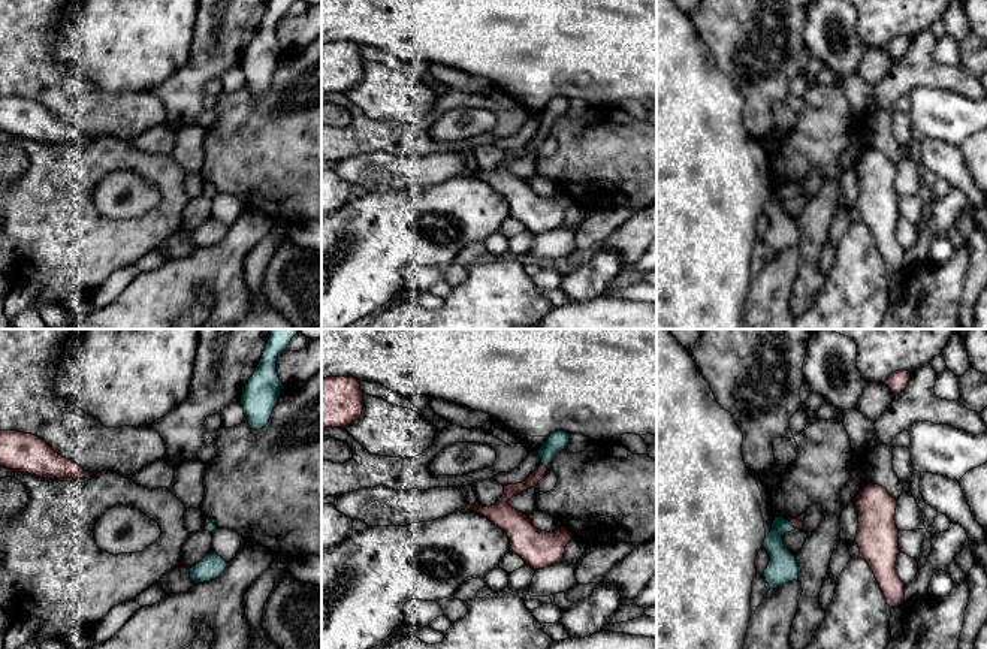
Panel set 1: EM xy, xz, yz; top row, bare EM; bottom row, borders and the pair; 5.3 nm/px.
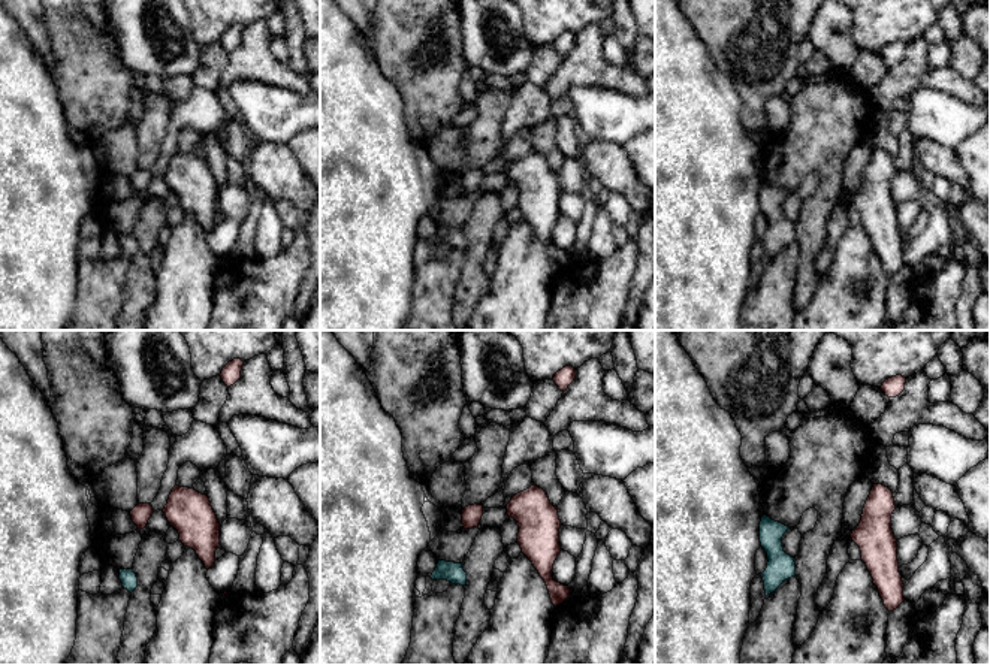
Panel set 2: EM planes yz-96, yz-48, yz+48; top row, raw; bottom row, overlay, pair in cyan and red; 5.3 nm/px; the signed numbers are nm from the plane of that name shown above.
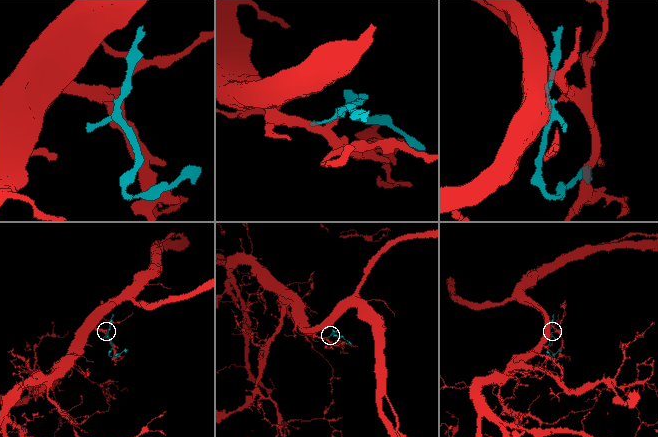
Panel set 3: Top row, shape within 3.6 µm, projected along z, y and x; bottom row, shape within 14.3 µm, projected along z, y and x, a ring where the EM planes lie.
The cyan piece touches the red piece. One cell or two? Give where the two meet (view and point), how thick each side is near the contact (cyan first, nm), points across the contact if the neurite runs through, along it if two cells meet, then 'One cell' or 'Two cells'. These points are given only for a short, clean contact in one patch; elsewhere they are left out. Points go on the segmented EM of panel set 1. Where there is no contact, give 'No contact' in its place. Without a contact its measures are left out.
Touches cyan at yz (791, 525). Thickness 160 nm (cyan) against 70 nm. Path across: yz (782, 567), (778, 534), (791, 525), (797, 522). One cell

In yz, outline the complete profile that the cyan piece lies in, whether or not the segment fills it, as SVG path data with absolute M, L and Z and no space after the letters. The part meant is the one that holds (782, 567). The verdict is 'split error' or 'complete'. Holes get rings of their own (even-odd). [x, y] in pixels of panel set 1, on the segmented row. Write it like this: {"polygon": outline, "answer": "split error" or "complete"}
{"polygon": "M806 513L787 520L784 517L775 517L772 531L766 535L763 547L770 556L770 562L763 576L770 589L776 589L788 582L799 580L799 565L796 556L785 547L782 535L787 532L802 529L805 525Z", "answer": "split error"}

